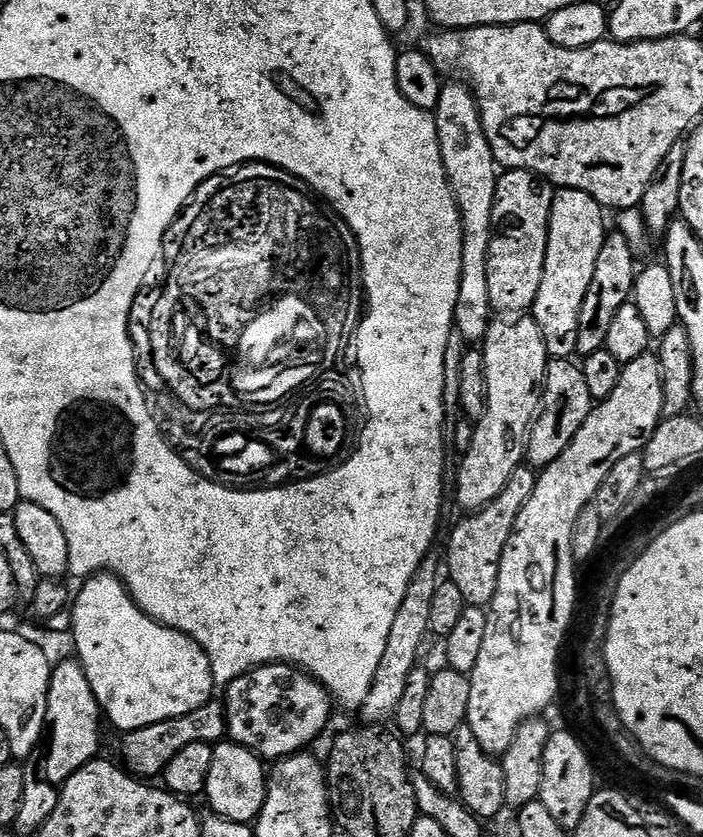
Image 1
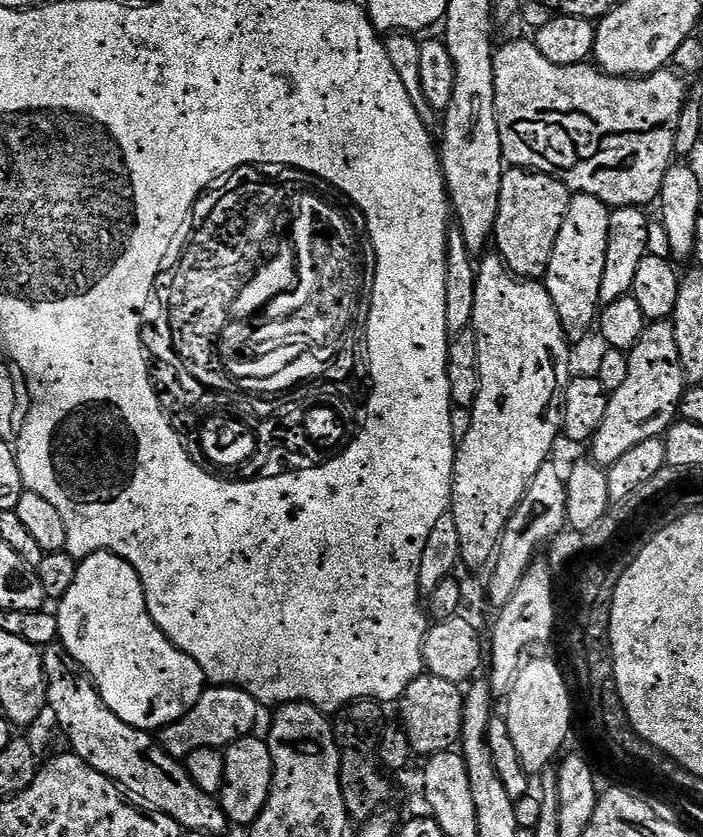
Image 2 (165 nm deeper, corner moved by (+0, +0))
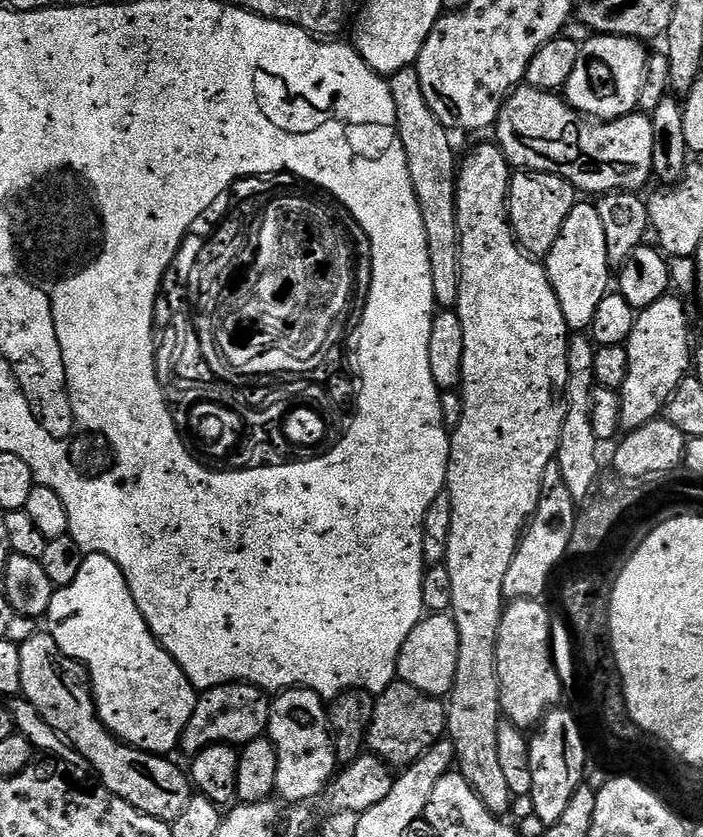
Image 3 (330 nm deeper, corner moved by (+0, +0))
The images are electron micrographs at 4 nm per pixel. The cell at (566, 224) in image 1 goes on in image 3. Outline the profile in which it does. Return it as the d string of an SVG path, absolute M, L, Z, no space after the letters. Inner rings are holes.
M578 202L572 207L566 222L562 222L562 234L558 234L558 242L554 242L547 254L546 271L550 286L558 298L558 306L562 306L562 318L566 318L568 329L576 334L591 329L594 313L598 311L602 298L610 292L606 233L595 203Z

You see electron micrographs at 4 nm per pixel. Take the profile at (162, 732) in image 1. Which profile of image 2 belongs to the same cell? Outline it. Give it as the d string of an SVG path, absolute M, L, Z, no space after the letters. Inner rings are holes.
M227 686L205 687L198 702L187 712L181 720L167 724L159 729L158 743L167 756L183 762L187 756L194 754L194 750L203 748L229 748L244 736L253 735L257 731L256 719L262 712L261 705L257 704L250 693L241 688Z

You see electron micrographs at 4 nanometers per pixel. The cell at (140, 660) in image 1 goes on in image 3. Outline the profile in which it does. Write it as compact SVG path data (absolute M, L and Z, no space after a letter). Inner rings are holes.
M97 552L85 555L82 570L78 570L74 582L56 590L46 623L46 631L52 635L54 642L58 642L60 652L72 660L79 660L87 668L88 677L92 680L96 712L113 736L147 752L172 754L172 751L177 751L186 722L190 722L190 714L194 714L197 689L186 678L180 663L154 638L146 618L142 618L142 610L138 610L130 594L122 570L109 556Z

